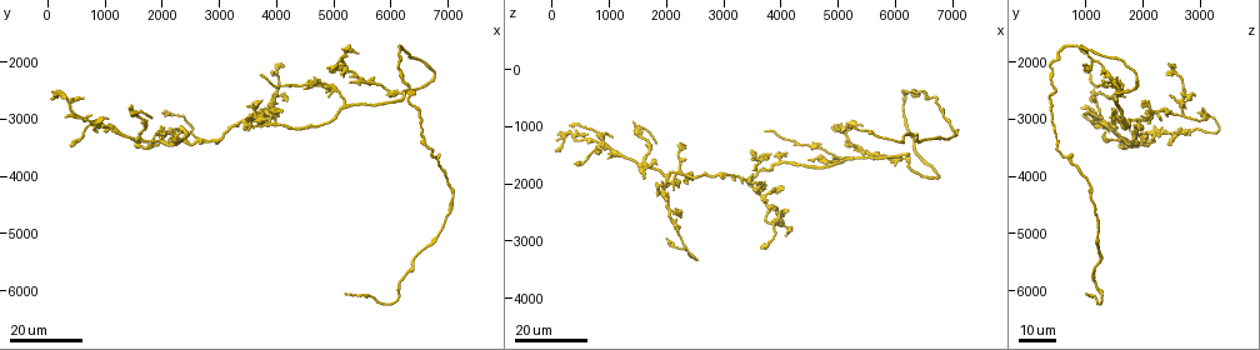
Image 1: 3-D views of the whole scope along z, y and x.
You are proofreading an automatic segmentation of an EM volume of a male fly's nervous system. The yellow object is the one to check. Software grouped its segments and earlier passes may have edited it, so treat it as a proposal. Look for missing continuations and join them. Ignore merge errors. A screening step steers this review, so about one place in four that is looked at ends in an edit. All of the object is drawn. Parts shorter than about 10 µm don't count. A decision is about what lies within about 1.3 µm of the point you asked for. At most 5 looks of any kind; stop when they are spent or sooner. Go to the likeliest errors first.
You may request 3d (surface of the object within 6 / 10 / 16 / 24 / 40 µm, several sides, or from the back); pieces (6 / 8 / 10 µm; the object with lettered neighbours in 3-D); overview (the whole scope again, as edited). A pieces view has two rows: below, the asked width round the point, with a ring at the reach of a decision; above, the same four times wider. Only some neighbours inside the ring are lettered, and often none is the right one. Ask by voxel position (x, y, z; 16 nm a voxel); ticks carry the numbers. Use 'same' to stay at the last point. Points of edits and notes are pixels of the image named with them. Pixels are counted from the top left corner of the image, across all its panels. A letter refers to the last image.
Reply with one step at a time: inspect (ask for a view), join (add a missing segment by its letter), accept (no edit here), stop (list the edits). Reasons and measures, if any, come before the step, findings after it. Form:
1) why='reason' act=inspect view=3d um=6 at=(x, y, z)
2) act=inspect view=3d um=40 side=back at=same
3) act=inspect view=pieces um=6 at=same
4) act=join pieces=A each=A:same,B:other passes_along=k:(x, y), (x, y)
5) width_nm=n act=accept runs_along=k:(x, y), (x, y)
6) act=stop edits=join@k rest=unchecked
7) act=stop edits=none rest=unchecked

why='branch stops here' act=inspect view=3d um=16 at=(3700, 2250, 1050)

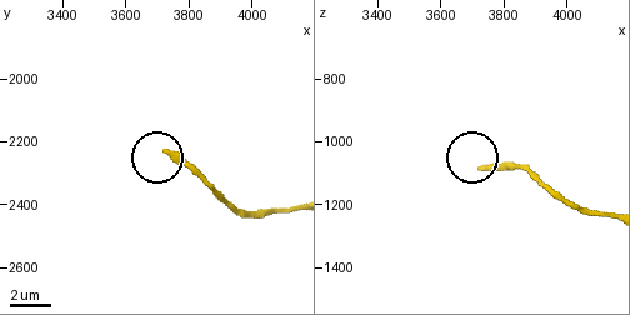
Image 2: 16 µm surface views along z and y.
act=inspect view=pieces um=6 at=(3730, 2230, 1080)

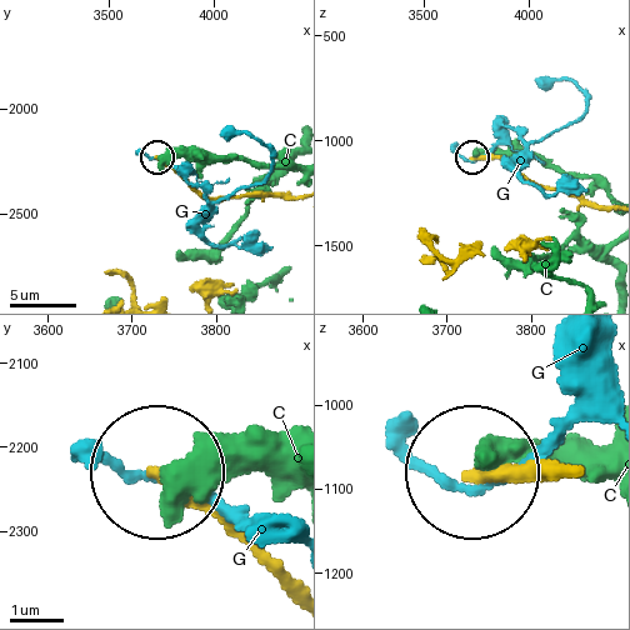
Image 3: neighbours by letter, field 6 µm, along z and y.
act=accept each=C:other,G:other found='none of them fits'

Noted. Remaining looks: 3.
why='branch stops here' act=inspect view=3d um=24 at=(3500, 2800, 1550)

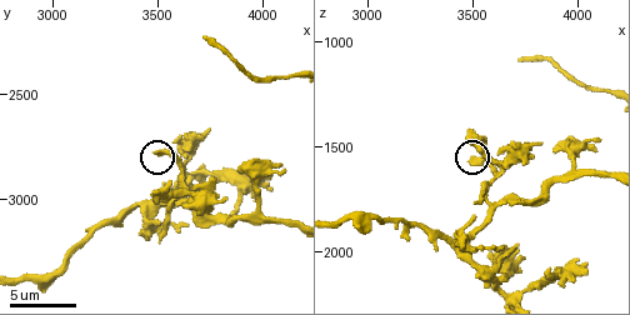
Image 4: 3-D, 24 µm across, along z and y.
why='what lies round it' act=inspect view=pieces um=6 at=(3500, 2770, 1570)

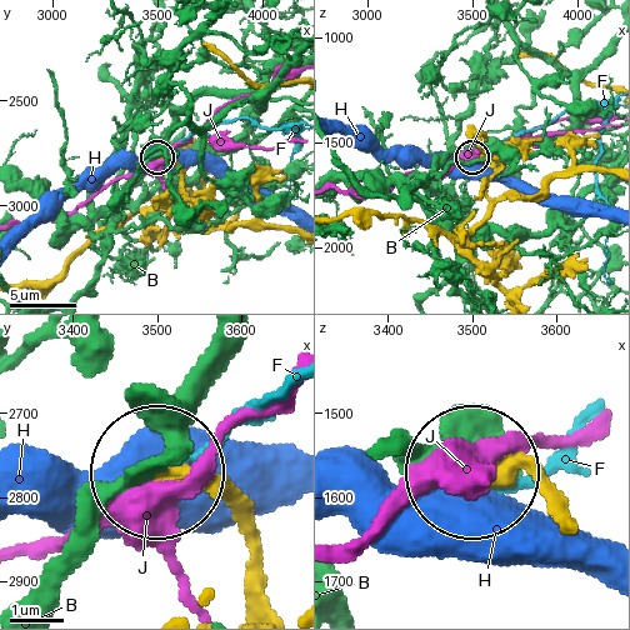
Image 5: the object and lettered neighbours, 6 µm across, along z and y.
act=accept each=B:other,F:other,H:other,J:other runs_along=5:(256, 608), (243, 528), (166, 478) found='none of them fits'

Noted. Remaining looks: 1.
act=stop edits=none rest=unchecked

